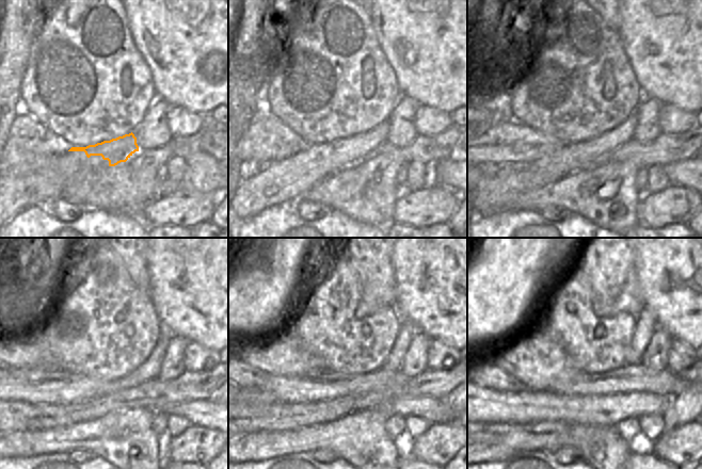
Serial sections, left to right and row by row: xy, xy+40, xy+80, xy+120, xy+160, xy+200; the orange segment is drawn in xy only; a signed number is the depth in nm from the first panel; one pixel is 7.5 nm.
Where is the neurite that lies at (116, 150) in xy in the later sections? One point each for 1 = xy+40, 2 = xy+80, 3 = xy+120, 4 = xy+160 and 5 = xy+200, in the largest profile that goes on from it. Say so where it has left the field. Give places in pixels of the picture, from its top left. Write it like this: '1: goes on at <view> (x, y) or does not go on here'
1: goes on at xy+40 (353, 149)
2: goes on at xy+80 (588, 150)
3: goes on at xy+120 (148, 370)
4: goes on at xy+160 (393, 362)
5: goes on at xy+200 (645, 325)

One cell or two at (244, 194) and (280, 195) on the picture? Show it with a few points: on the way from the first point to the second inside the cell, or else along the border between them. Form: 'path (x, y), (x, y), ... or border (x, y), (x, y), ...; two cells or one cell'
path (253, 194), (271, 195); one cell

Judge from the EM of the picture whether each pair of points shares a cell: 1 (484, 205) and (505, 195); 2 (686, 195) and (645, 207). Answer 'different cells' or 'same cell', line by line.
1: same cell
2: same cell

